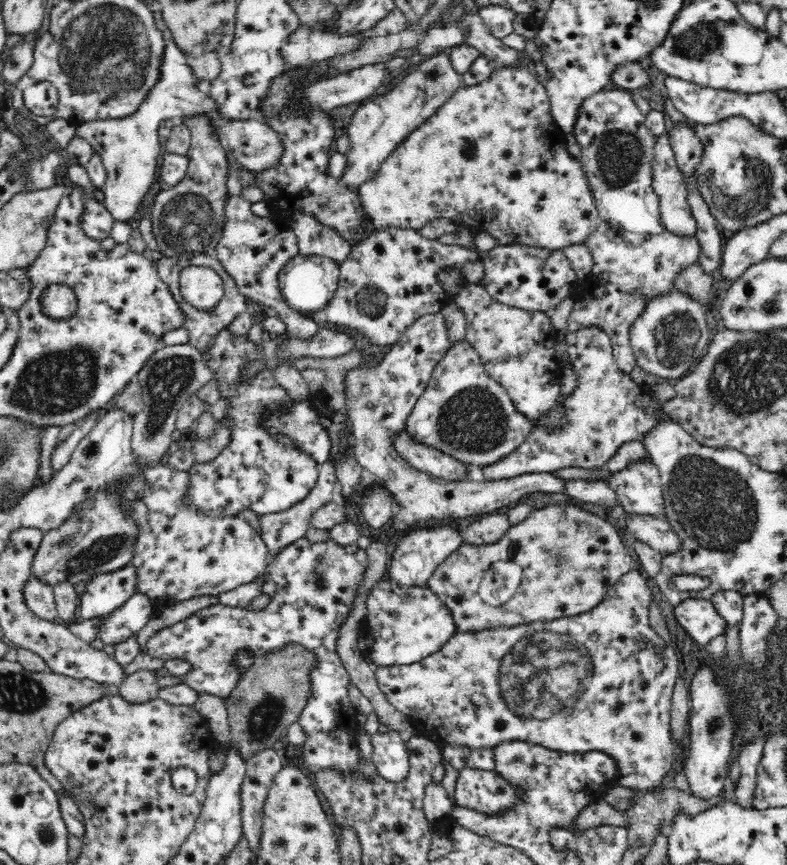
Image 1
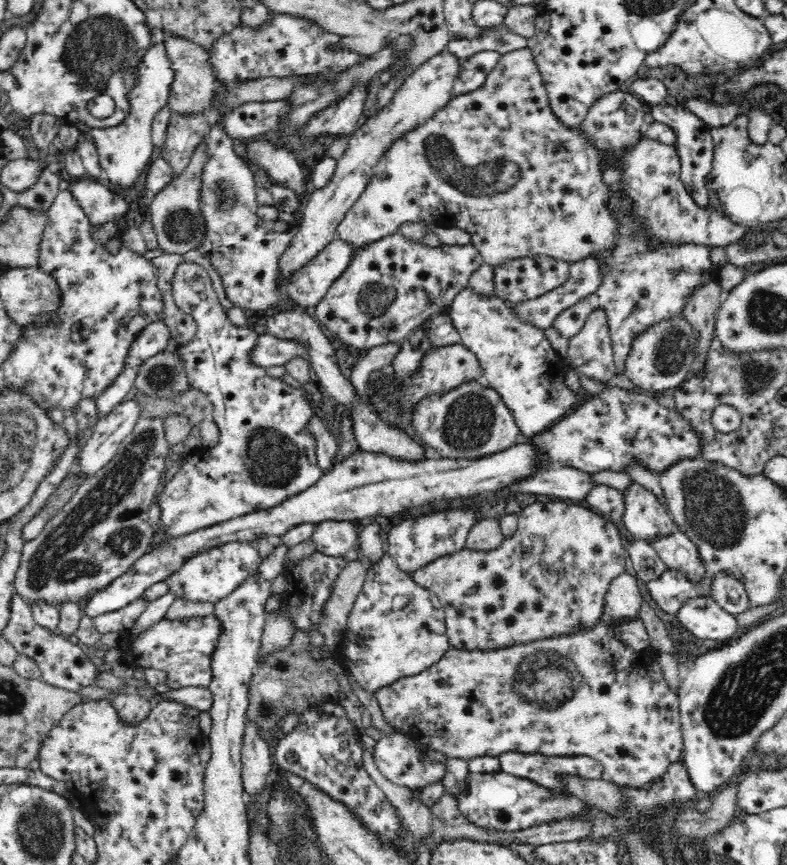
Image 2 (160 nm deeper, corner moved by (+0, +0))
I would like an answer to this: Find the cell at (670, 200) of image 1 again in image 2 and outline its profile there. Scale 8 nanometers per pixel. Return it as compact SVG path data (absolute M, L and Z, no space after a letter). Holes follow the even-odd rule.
M526 47L512 52L500 55L497 65L488 73L485 83L482 87L473 92L462 94L452 98L448 104L441 110L438 110L432 118L425 121L419 128L413 129L411 132L404 133L401 138L394 140L388 146L380 161L376 164L372 173L372 178L368 181L364 192L358 197L358 200L350 207L345 214L342 222L337 228L337 238L354 244L357 248L365 246L372 241L381 240L383 237L391 236L399 232L399 227L403 223L421 223L422 221L430 221L434 225L442 228L458 228L470 236L470 244L476 247L476 250L482 255L482 259L492 268L503 265L504 263L523 258L548 257L552 259L562 260L565 263L575 263L579 260L598 256L602 253L610 252L620 239L620 221L617 214L609 207L609 200L612 195L622 197L624 201L628 199L628 215L635 220L635 230L633 238L645 238L660 241L661 243L675 244L696 244L705 247L724 247L736 241L742 240L750 230L748 227L738 225L730 220L723 212L722 207L717 204L715 197L712 195L712 201L706 206L700 206L690 196L687 188L684 186L680 178L682 172L680 158L676 147L672 145L662 144L657 140L648 138L643 132L632 146L623 148L622 153L604 153L600 151L593 143L593 140L584 133L582 126L578 129L568 128L550 107L548 92L546 91L543 78L541 77L539 68L535 63L535 56L532 51ZM606 168L617 170L620 173L620 190L616 194L611 194L610 187L603 181L603 172Z

